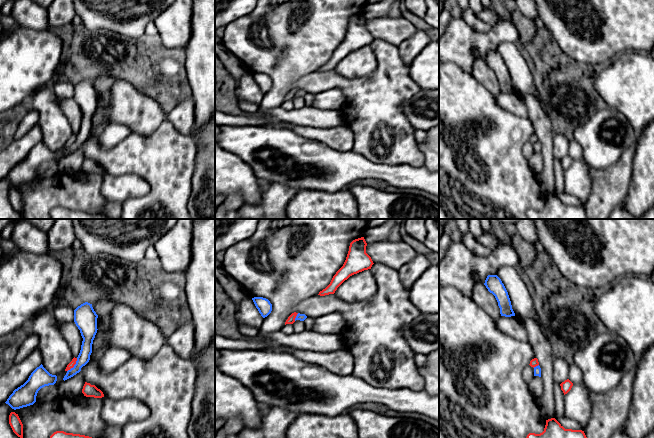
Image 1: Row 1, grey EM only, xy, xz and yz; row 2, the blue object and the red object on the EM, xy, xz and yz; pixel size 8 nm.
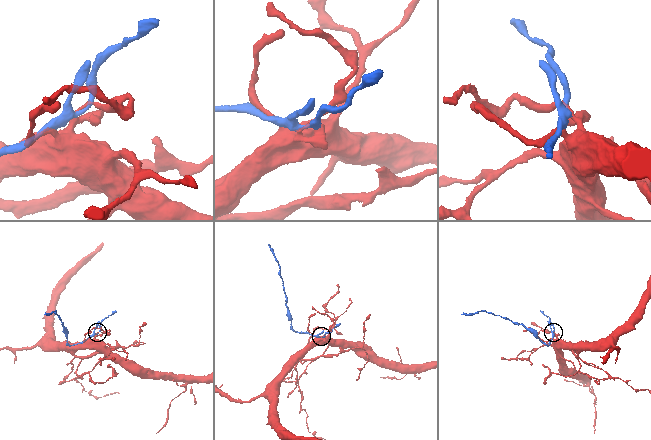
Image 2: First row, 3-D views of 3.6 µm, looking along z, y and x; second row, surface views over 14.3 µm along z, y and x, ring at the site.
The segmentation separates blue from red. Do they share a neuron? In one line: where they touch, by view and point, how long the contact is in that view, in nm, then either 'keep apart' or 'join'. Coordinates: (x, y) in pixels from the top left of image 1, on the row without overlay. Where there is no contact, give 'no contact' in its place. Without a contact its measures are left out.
xy (74, 141) | 140 nm | keep apart

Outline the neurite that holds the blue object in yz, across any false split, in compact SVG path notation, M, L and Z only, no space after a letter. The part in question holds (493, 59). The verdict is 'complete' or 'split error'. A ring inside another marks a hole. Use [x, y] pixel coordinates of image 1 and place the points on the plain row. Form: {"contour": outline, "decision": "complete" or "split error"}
{"contour": "M488 51L484 61L488 67L495 72L500 84L501 92L515 92L508 68L501 55L497 51Z", "decision": "complete"}

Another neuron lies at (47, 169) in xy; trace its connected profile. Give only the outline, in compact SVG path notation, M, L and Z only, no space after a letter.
M49 161L41 164L36 172L36 177L49 177L53 176L58 171L58 163Z

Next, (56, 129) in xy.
M49 83L34 92L27 104L38 112L38 124L41 127L43 143L52 151L65 147L74 130L56 103L52 85Z

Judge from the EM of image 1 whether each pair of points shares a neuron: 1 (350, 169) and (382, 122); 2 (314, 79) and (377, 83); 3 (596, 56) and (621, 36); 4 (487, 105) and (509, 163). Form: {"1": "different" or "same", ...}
{"1": "different", "2": "same", "3": "same", "4": "same"}

